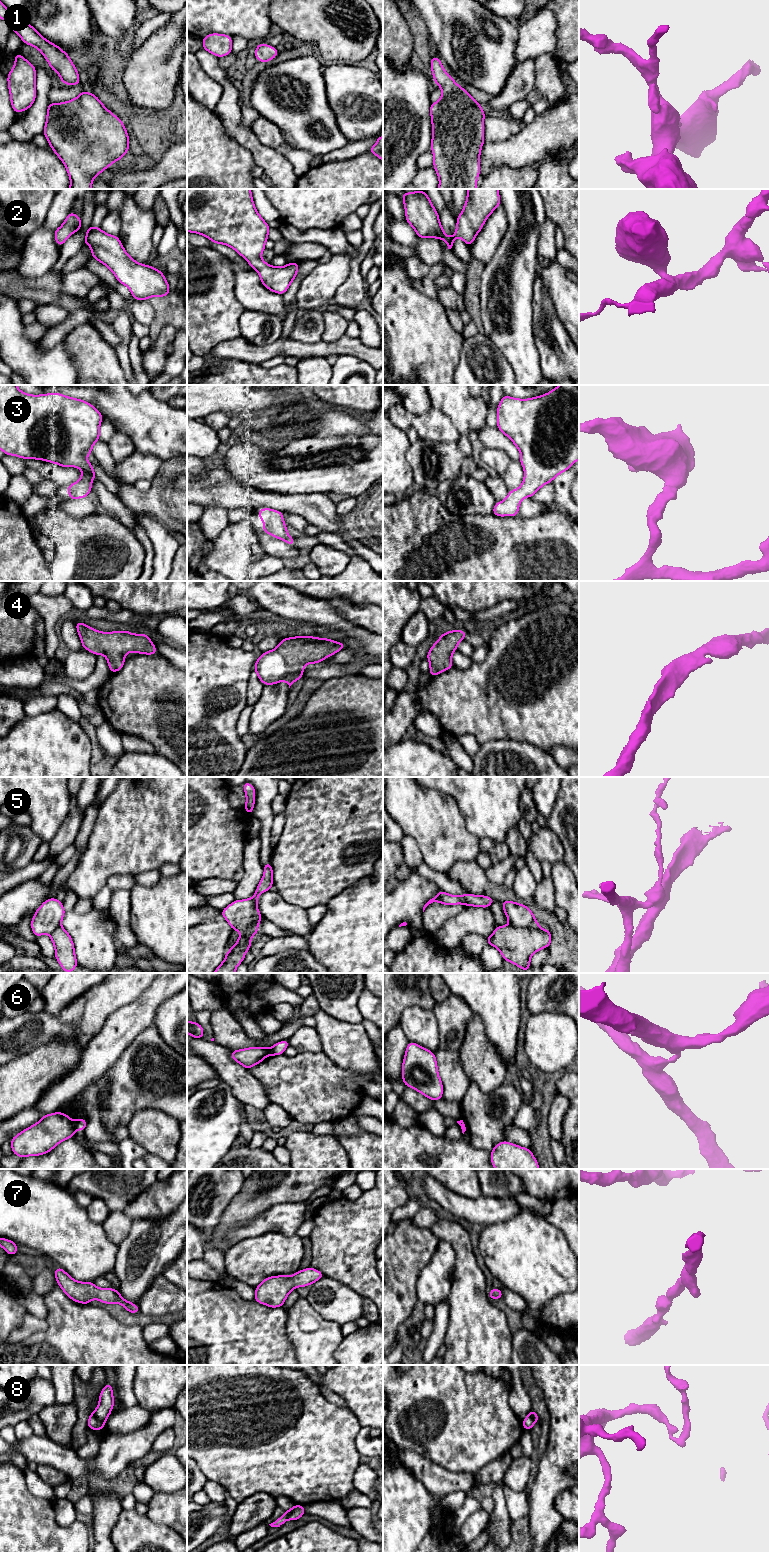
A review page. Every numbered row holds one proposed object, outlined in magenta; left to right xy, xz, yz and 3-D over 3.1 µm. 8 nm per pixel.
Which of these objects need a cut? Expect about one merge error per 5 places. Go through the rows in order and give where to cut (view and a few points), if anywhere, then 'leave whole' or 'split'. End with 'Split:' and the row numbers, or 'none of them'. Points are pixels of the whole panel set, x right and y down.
1: no cut | leave whole
2: no cut | leave whole
3: no cut | leave whole
4: no cut | leave whole
5: yz (510, 924), (516, 927), (537, 925) | split
6: xy (73, 1122), (75, 1128) | split
7: no cut | leave whole
8: xz (294, 1506), (288, 1518) | split
Split: 5, 6, 8

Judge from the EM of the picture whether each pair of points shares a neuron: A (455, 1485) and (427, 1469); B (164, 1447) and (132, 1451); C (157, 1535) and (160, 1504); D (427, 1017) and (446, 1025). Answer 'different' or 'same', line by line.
A: same
B: different
C: different
D: different

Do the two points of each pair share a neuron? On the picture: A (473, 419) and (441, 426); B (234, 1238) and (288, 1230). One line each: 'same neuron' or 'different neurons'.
A: different neurons
B: same neuron

